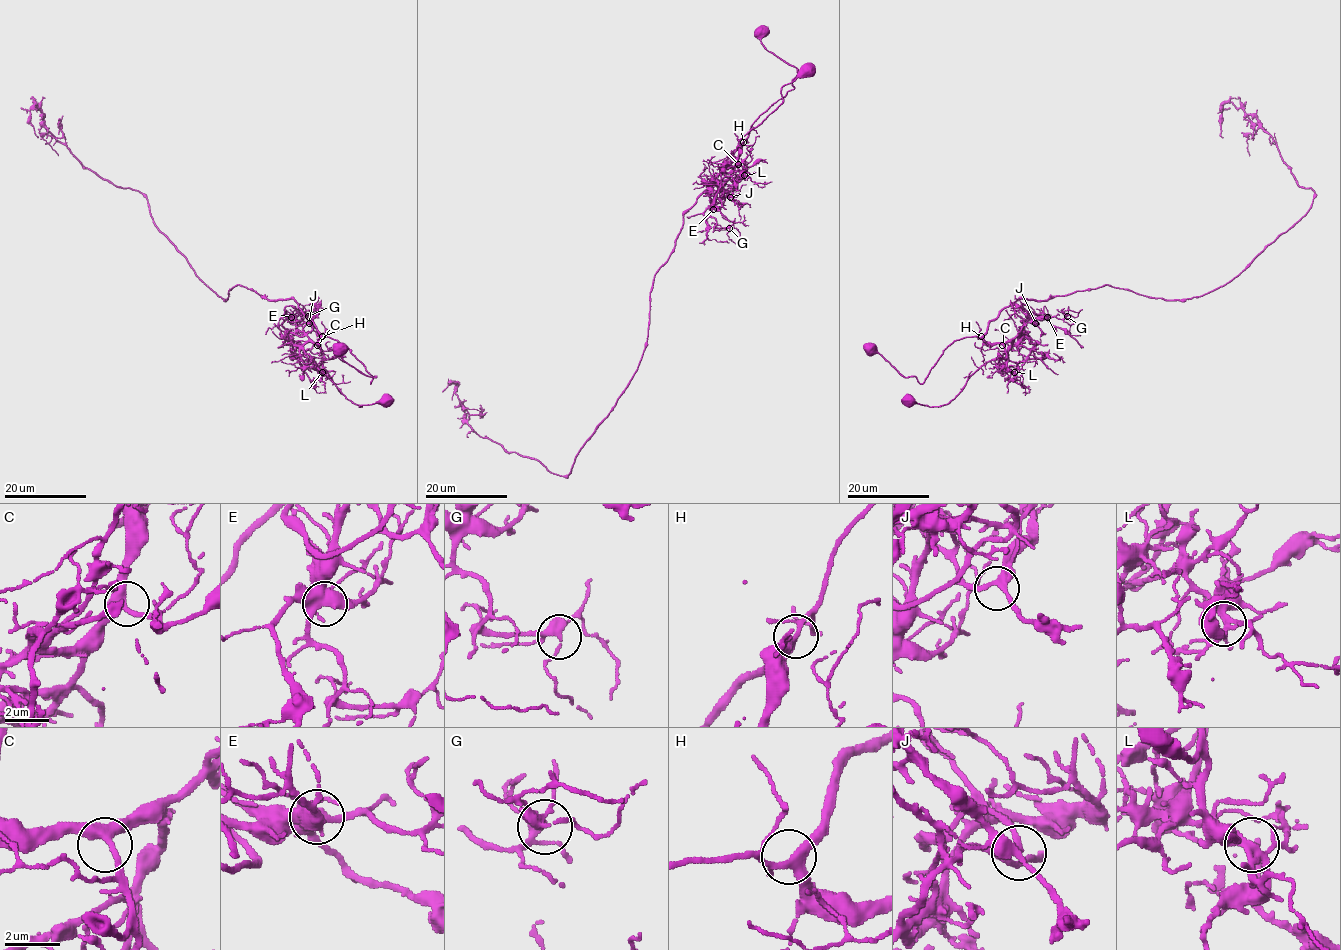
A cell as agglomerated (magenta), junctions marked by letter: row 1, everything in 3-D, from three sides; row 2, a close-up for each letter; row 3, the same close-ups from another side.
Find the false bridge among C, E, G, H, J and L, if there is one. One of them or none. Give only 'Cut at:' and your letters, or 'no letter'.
Cut at: L

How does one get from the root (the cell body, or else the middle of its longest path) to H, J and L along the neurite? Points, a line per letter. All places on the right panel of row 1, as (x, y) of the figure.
H: (906, 401), (930, 407), (947, 404), (979, 368), (996, 360), (1011, 345), (1010, 341), (988, 343), (981, 336)
J: (906, 401), (930, 407), (947, 404), (979, 368), (1007, 352), (1011, 340), (1023, 326), (1028, 322), (1035, 323)
L: (906, 401), (930, 407), (945, 405), (979, 368), (1004, 354), (1004, 367), (1014, 372)

